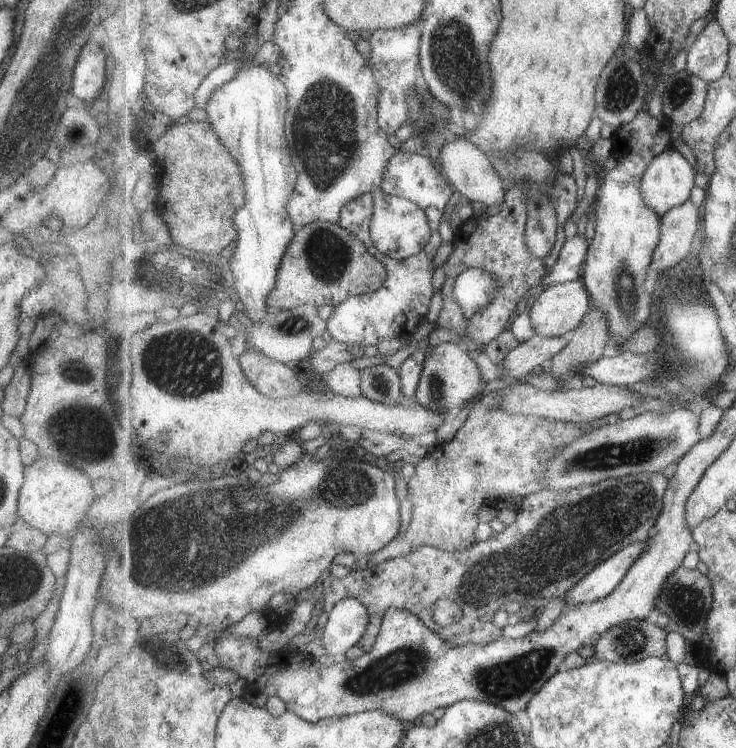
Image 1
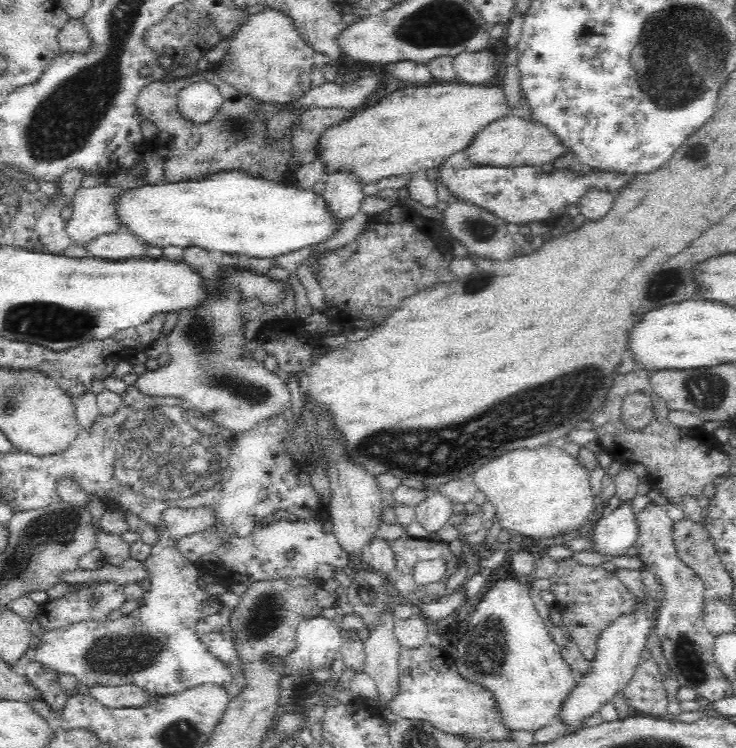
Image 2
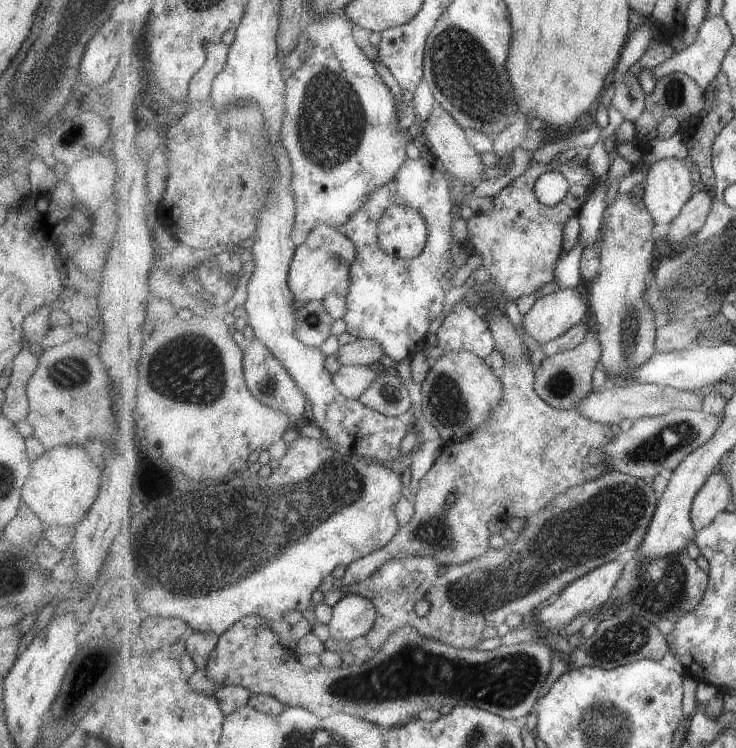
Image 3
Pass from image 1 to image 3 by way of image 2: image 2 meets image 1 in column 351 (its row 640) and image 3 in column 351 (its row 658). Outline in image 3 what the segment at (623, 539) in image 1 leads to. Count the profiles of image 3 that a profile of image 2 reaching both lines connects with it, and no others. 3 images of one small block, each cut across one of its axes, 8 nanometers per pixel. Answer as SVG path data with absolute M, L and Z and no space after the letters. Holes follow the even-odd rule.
M615 470L596 481L561 493L544 509L530 516L527 524L518 534L517 542L508 543L504 549L491 547L483 556L462 565L446 566L445 563L429 555L424 557L407 555L402 559L387 561L373 576L364 581L350 587L332 588L325 593L324 602L330 606L336 605L345 595L355 592L372 600L378 610L376 625L367 634L351 640L339 640L329 636L324 642L325 649L336 652L340 656L351 652L355 656L355 661L363 664L379 654L384 642L405 625L417 627L421 634L430 639L460 649L473 649L475 644L484 640L481 632L485 628L496 627L514 612L520 614L526 622L532 621L532 612L536 606L541 606L545 600L554 600L573 581L614 561L627 551L635 552L648 533L659 503L651 480L637 479ZM418 600L427 600L431 606L429 613L424 617L418 617L415 613L415 604Z

